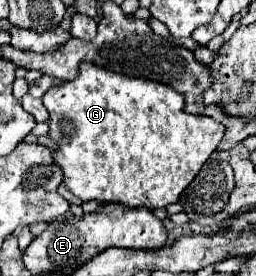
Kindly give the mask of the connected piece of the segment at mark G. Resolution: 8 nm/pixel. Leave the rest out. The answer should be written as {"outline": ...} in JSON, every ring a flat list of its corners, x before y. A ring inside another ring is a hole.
{"outline":[[88,62,81,63,81,73,73,81,51,87,43,95,43,105,49,111,49,137,57,143,53,161,61,167,67,189,81,201,121,203,147,209,163,209,177,203,185,187,217,149,225,131,225,127,211,117,185,113,183,97,175,89,169,89,169,85,109,73]]}

